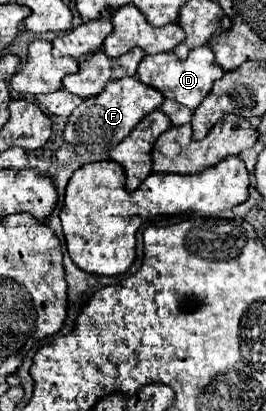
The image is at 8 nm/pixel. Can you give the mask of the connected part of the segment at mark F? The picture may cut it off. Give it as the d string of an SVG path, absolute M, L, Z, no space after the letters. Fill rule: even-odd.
M120 78L120 80L112 80L106 84L106 90L102 92L102 96L92 96L86 98L68 118L66 128L64 128L64 142L76 146L76 148L84 148L86 152L92 154L94 160L106 160L108 150L122 142L128 132L140 122L140 118L152 110L156 110L158 106L162 106L164 96L160 92L154 92L152 88L146 88L146 84L142 84L138 78Z

